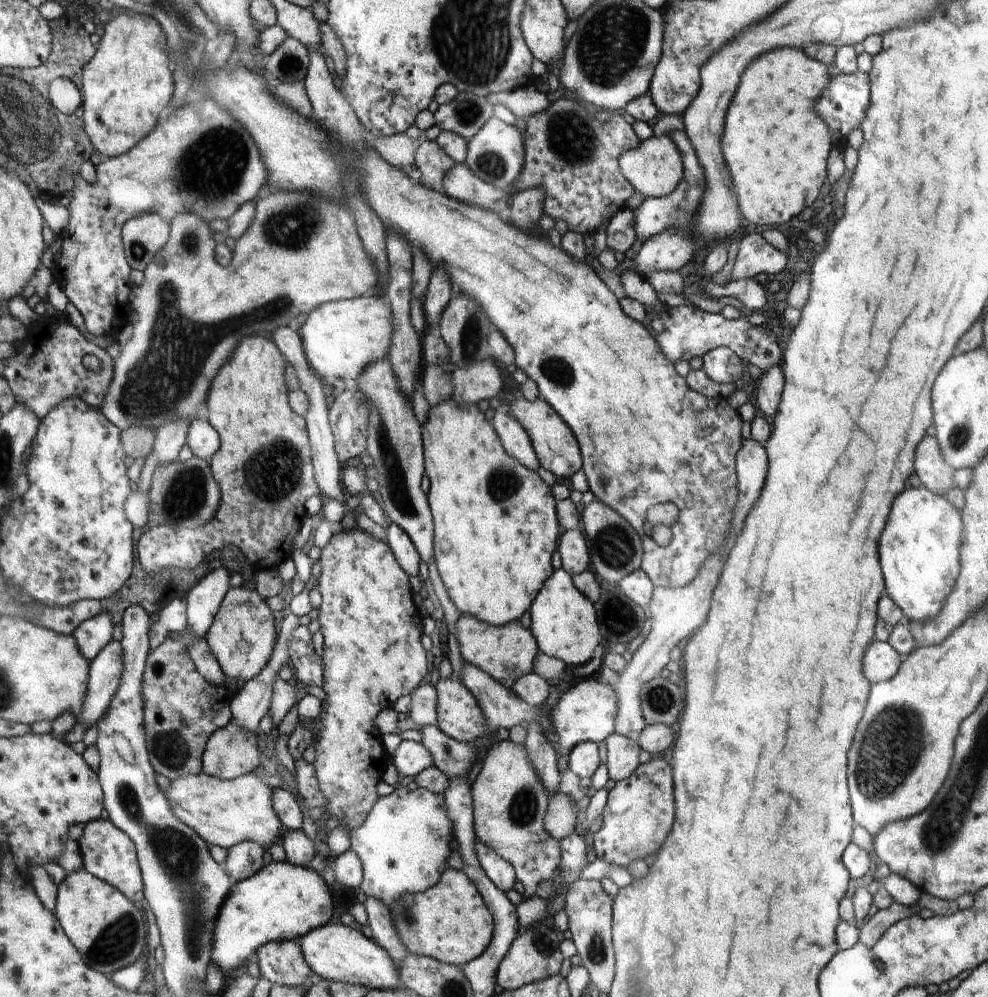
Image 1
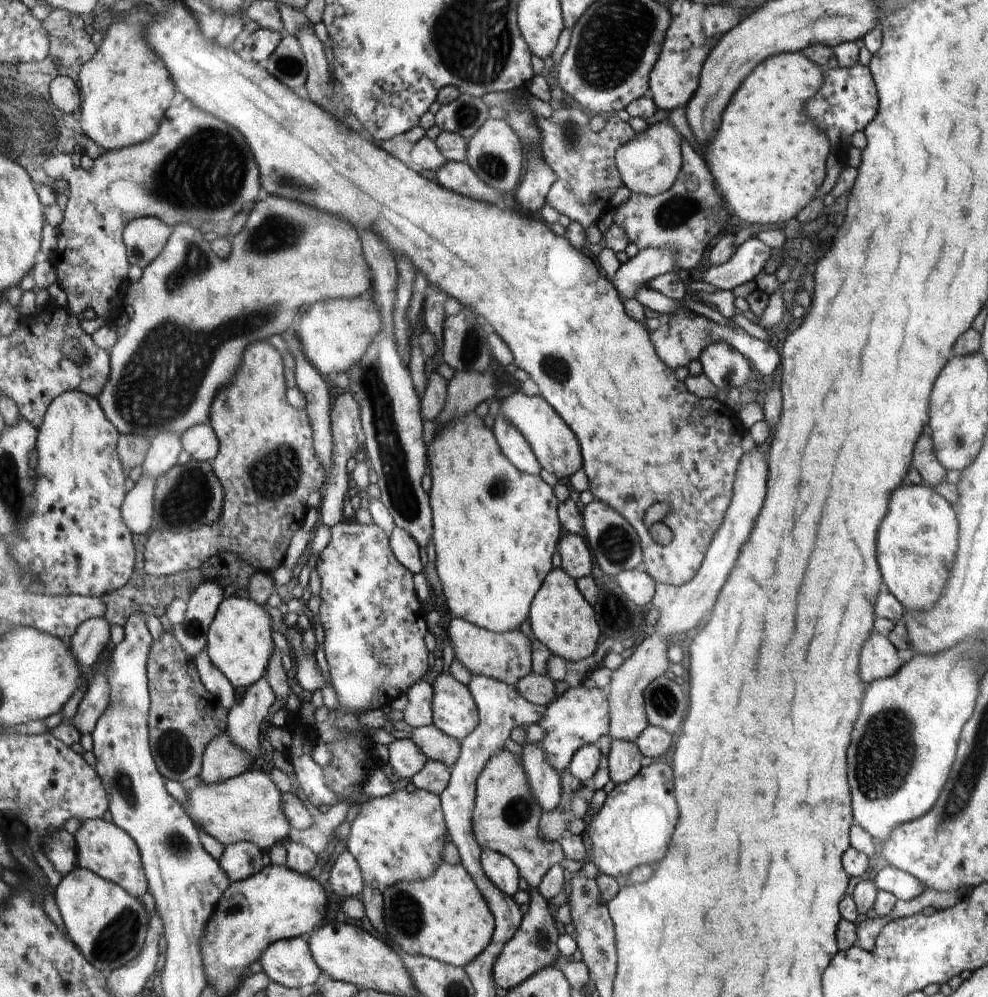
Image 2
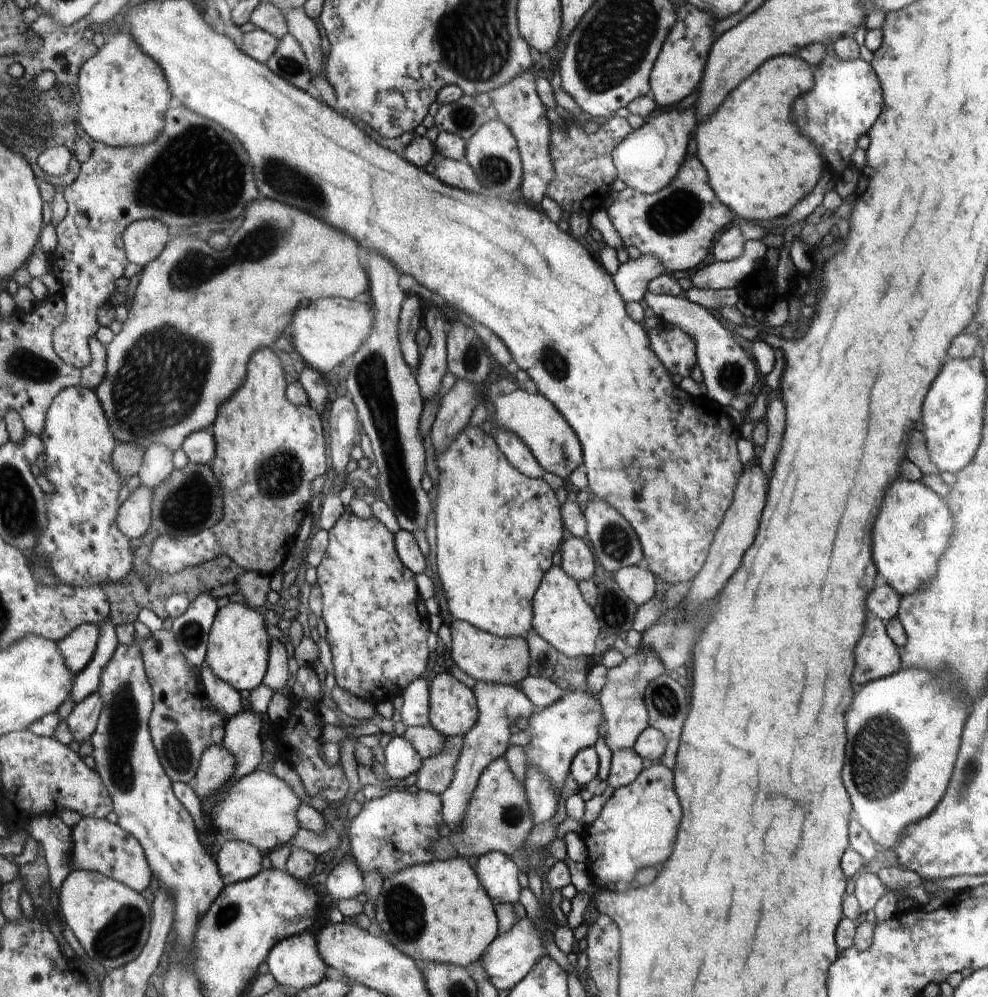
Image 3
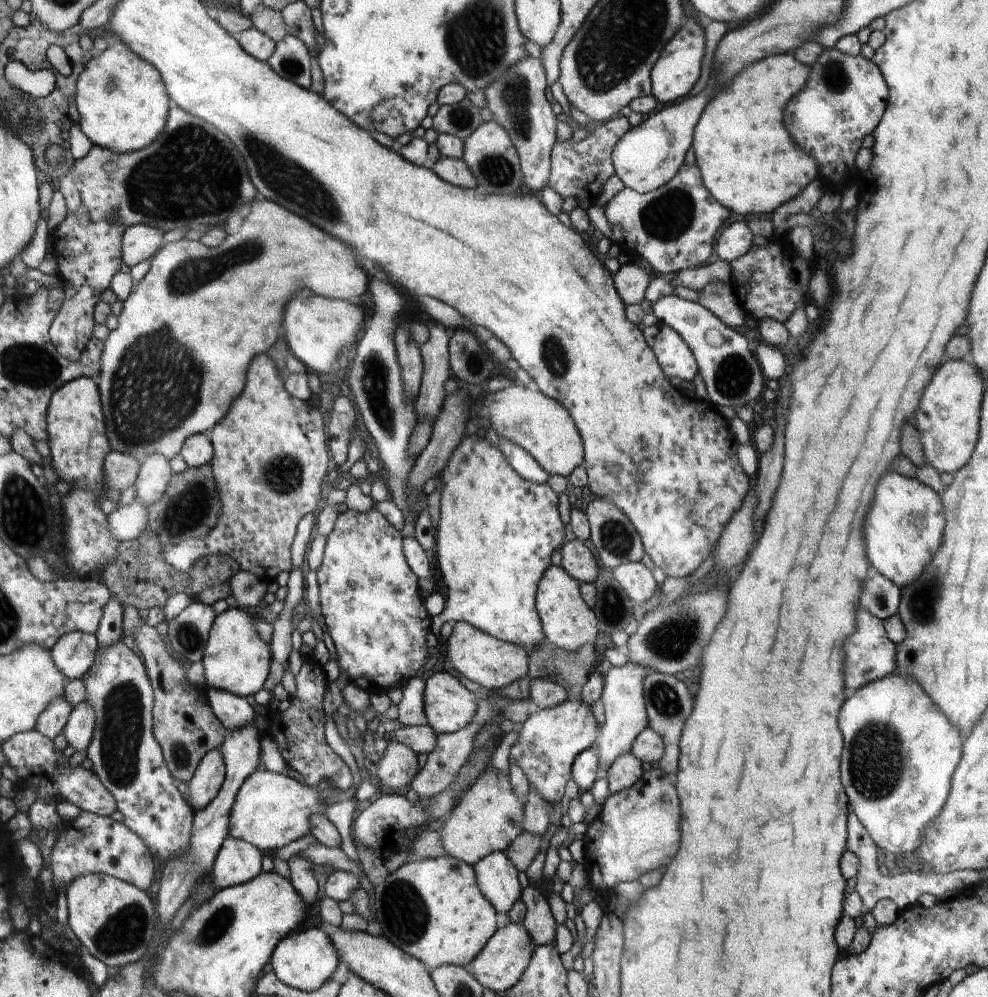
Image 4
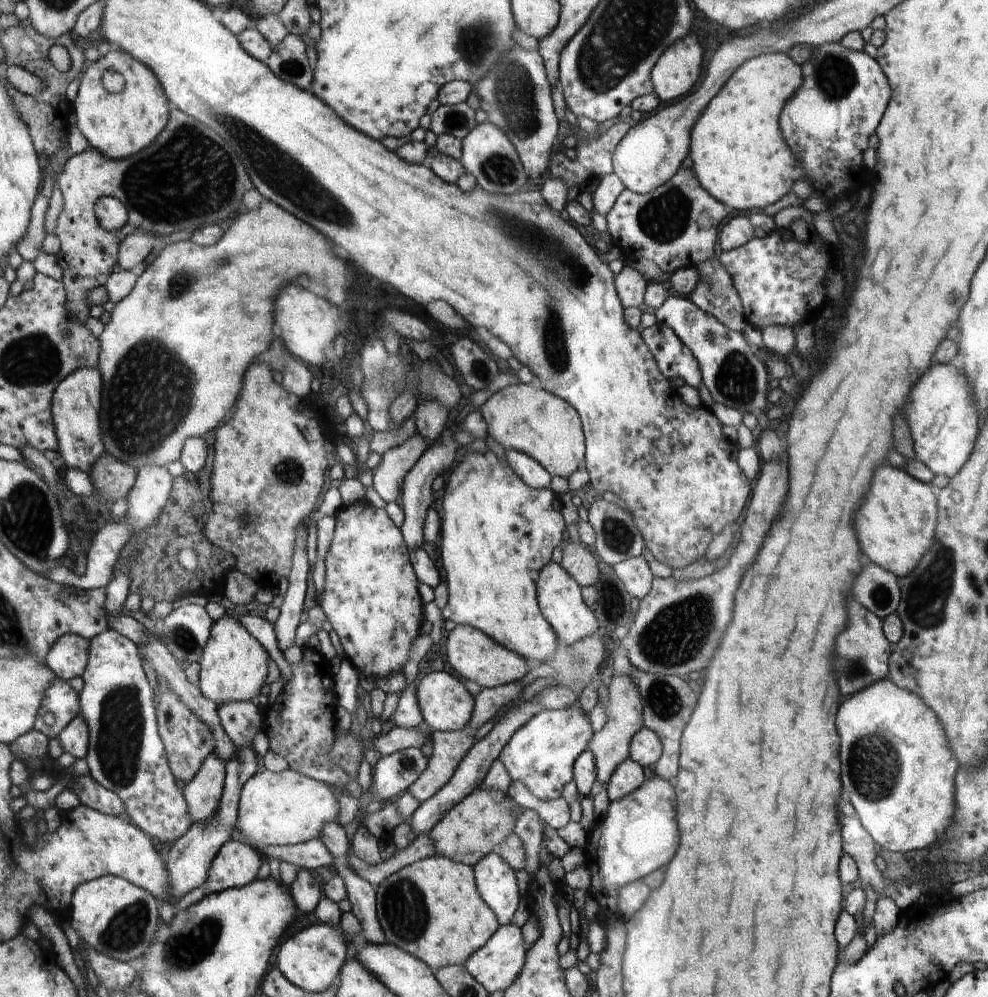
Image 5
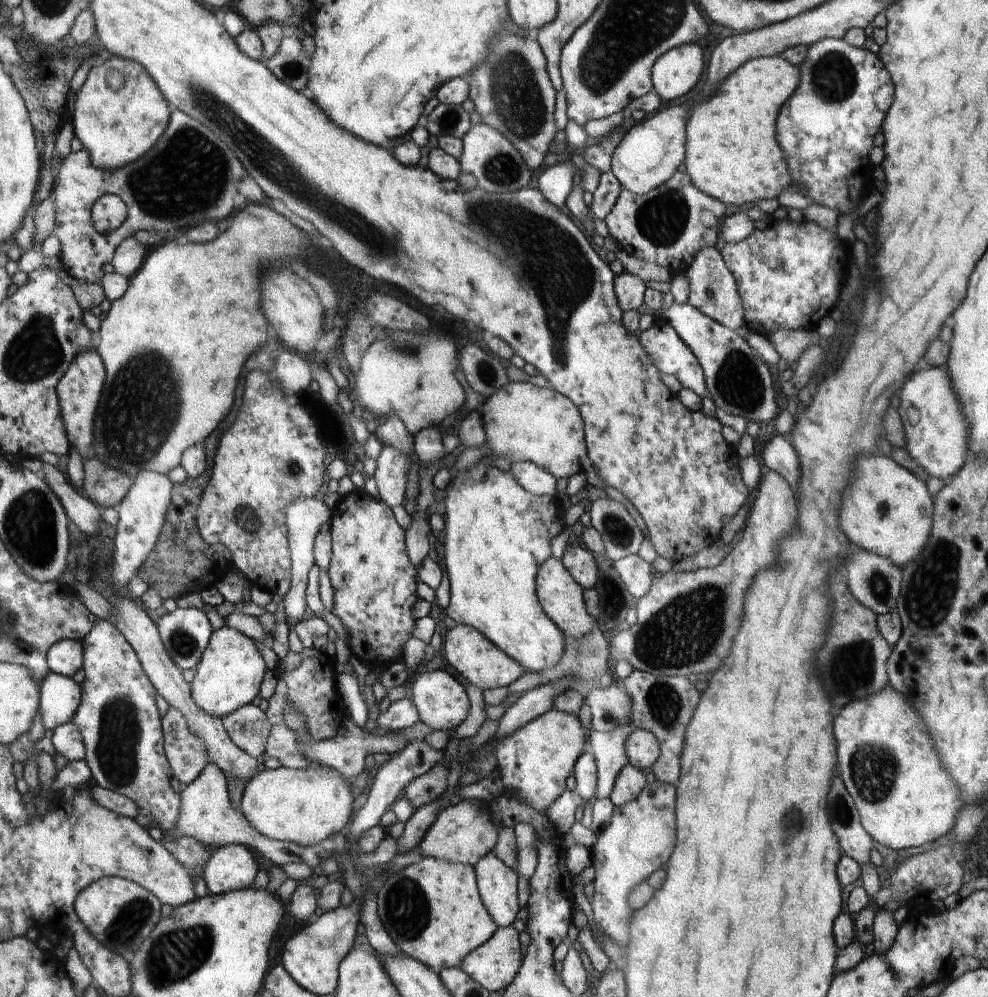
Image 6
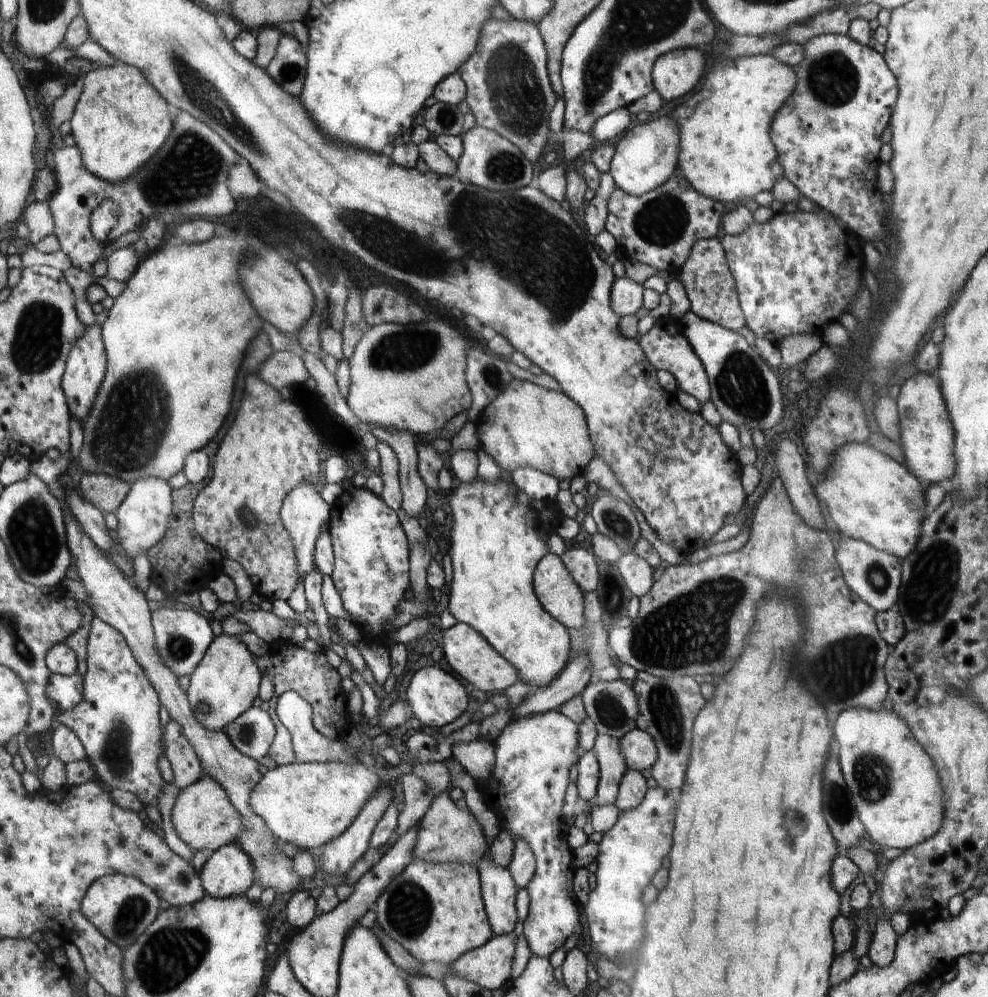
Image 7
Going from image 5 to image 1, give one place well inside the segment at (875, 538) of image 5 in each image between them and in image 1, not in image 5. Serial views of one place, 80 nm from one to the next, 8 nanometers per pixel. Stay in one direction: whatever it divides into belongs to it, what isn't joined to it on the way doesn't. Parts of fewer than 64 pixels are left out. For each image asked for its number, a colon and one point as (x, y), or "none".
1: (919, 550)
2: (917, 543)
3: (911, 535)
4: (904, 529)

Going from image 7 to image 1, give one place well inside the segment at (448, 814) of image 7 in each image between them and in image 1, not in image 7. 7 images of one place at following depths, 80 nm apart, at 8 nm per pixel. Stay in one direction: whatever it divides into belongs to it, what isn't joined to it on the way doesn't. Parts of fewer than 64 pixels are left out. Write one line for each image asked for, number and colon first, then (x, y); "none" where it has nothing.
1: (509, 802)
2: (507, 817)
3: (499, 818)
4: (490, 815)
5: (469, 831)
6: (465, 833)

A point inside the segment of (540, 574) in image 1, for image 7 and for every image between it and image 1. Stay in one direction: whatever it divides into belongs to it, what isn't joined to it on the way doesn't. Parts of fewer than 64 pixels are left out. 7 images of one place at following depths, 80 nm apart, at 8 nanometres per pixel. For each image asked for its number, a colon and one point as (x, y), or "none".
2: (495, 528)
3: (496, 529)
4: (496, 533)
5: (497, 533)
6: (498, 534)
7: (499, 533)

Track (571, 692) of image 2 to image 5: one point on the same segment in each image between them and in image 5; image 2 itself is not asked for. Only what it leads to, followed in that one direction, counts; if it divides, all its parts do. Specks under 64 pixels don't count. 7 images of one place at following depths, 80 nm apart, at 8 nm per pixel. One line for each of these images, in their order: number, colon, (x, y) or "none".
3: (560, 732)
4: (550, 740)
5: (540, 754)

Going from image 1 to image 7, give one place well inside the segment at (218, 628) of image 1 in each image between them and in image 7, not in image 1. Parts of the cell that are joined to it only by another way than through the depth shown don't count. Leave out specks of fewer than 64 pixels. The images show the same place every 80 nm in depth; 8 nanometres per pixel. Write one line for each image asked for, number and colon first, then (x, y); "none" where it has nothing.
2: (240, 646)
3: (238, 644)
4: (236, 659)
5: (234, 666)
6: (228, 677)
7: (224, 686)

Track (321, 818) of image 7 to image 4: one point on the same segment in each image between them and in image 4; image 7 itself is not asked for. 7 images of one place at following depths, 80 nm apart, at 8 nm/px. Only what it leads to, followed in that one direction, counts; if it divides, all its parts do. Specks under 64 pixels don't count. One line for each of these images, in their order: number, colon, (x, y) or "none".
4: (270, 810)
5: (286, 808)
6: (304, 806)

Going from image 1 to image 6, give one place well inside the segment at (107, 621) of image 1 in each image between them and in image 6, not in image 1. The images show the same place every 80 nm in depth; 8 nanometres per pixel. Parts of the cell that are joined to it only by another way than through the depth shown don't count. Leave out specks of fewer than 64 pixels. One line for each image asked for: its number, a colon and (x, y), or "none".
2: (93, 637)
3: (79, 647)
4: (75, 653)
5: (68, 658)
6: (66, 657)

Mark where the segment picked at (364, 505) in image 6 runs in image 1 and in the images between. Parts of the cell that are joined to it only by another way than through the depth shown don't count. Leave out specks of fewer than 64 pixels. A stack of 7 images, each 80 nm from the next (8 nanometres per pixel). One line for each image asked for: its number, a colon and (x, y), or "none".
1: (372, 656)
2: (374, 628)
3: (375, 622)
4: (369, 597)
5: (370, 597)

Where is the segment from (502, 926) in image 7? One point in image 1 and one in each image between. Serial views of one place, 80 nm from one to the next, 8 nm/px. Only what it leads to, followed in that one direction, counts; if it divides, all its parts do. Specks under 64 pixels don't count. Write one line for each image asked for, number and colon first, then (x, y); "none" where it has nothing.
1: (500, 871)
2: (499, 869)
3: (498, 873)
4: (497, 875)
5: (495, 877)
6: (497, 882)

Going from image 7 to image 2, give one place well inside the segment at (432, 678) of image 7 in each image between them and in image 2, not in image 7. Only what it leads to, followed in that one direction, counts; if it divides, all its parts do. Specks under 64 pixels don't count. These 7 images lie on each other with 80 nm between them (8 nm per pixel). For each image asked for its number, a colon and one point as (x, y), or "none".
2: (454, 712)
3: (452, 707)
4: (449, 707)
5: (446, 705)
6: (442, 703)

